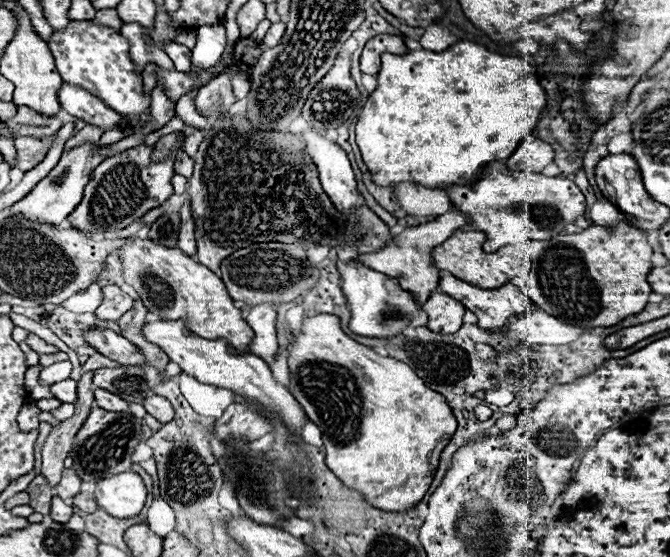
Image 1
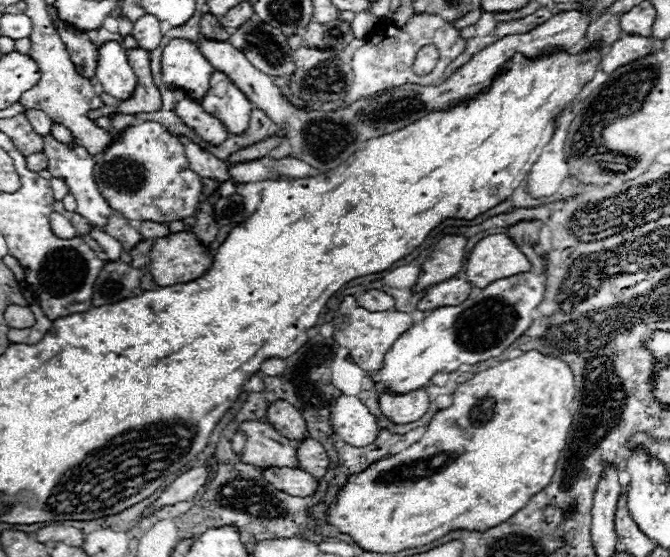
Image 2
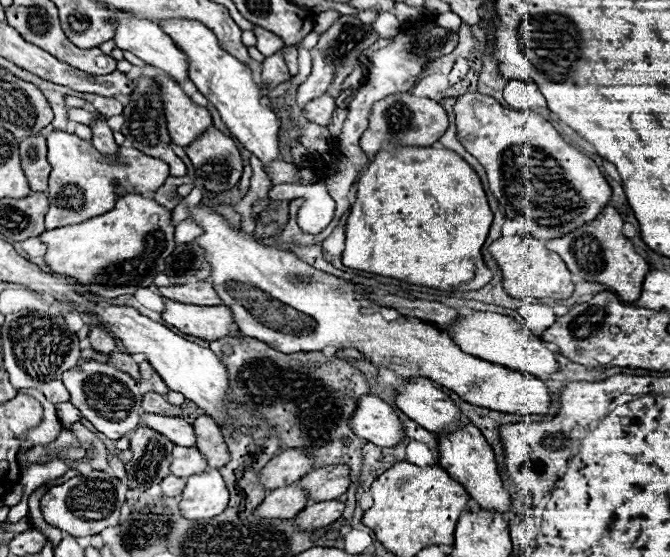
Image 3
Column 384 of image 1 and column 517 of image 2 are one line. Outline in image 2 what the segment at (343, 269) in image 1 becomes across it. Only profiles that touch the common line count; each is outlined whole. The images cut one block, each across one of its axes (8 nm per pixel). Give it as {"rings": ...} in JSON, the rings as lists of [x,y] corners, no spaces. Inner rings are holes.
{"rings":[[[524,272],[482,288],[474,298],[464,300],[458,306],[442,306],[432,310],[428,318],[410,328],[406,336],[400,336],[396,344],[386,352],[382,368],[372,376],[376,384],[384,384],[384,390],[394,394],[406,394],[422,388],[432,380],[436,372],[454,372],[462,364],[476,364],[492,356],[500,356],[518,336],[522,336],[532,324],[532,312],[544,298],[544,274]],[[494,330],[500,342],[472,342],[476,332]]]}

